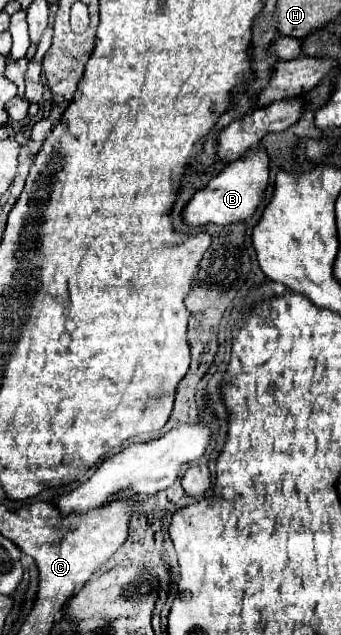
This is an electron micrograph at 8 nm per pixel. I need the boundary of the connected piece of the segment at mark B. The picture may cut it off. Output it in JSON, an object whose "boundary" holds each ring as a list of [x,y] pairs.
{"boundary":[[[249,152],[249,156],[243,156],[231,164],[227,164],[219,176],[209,180],[207,186],[197,190],[191,200],[185,204],[181,216],[183,222],[191,228],[195,226],[205,226],[205,224],[233,224],[239,220],[247,220],[253,216],[257,210],[263,190],[267,188],[267,178],[269,178],[269,162],[263,152]]]}

